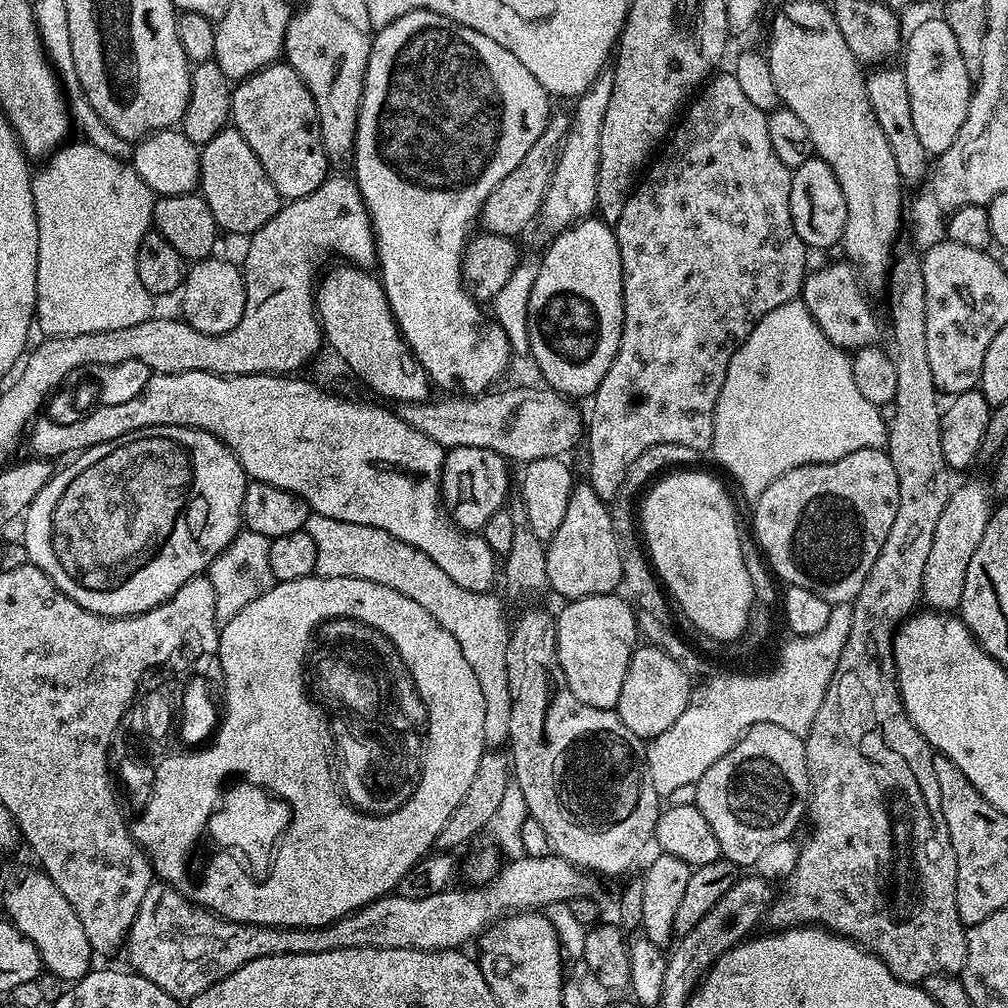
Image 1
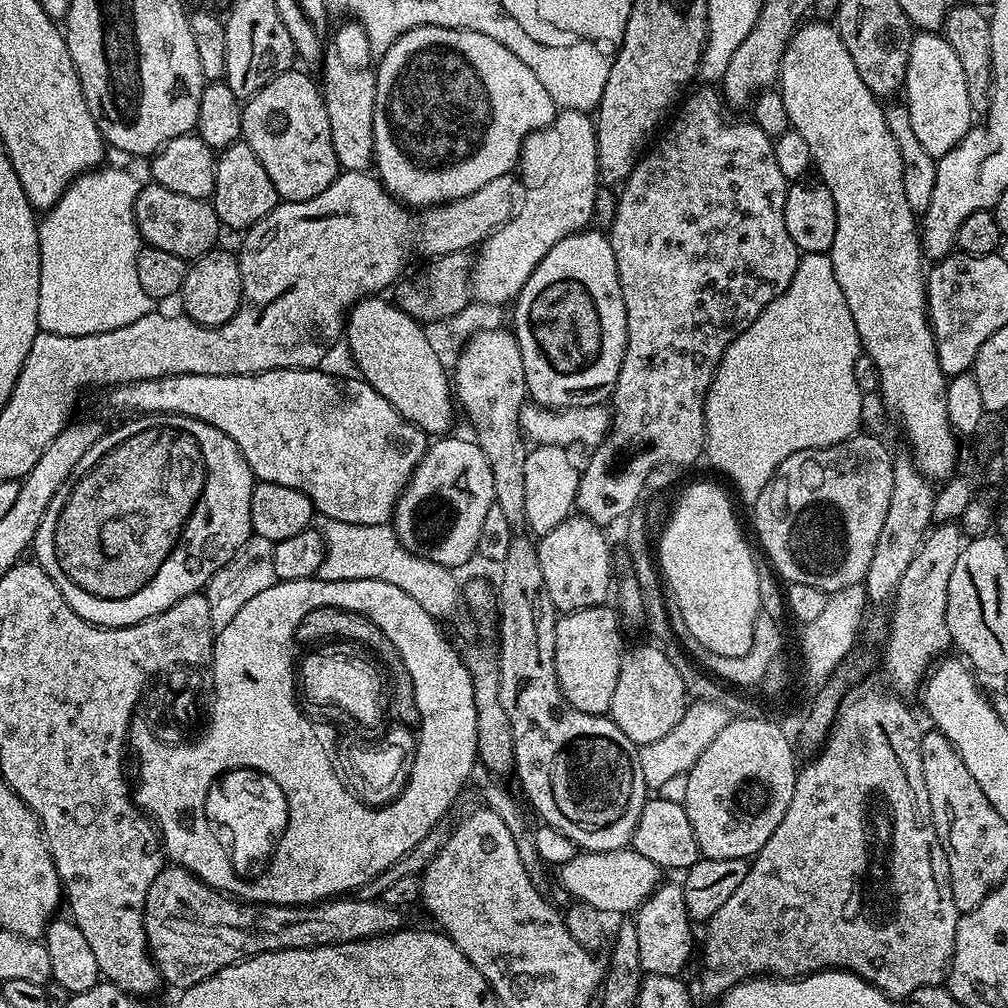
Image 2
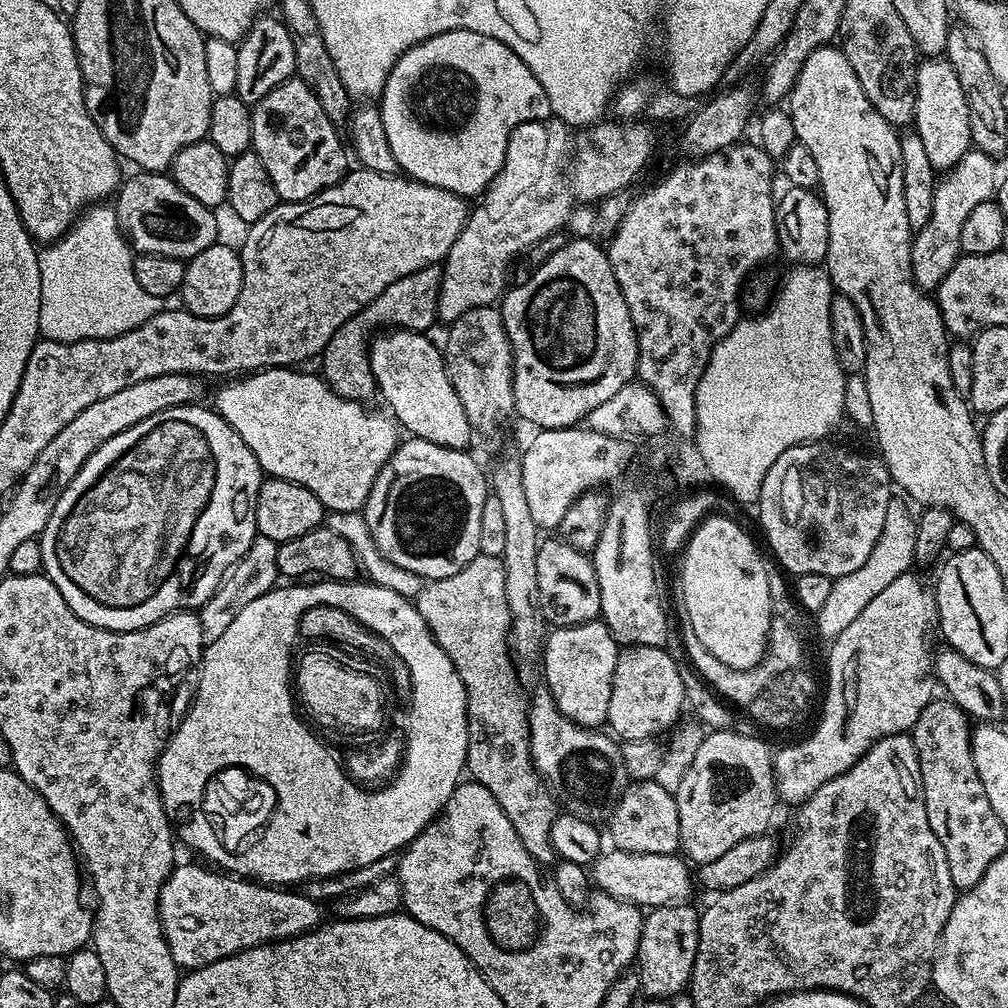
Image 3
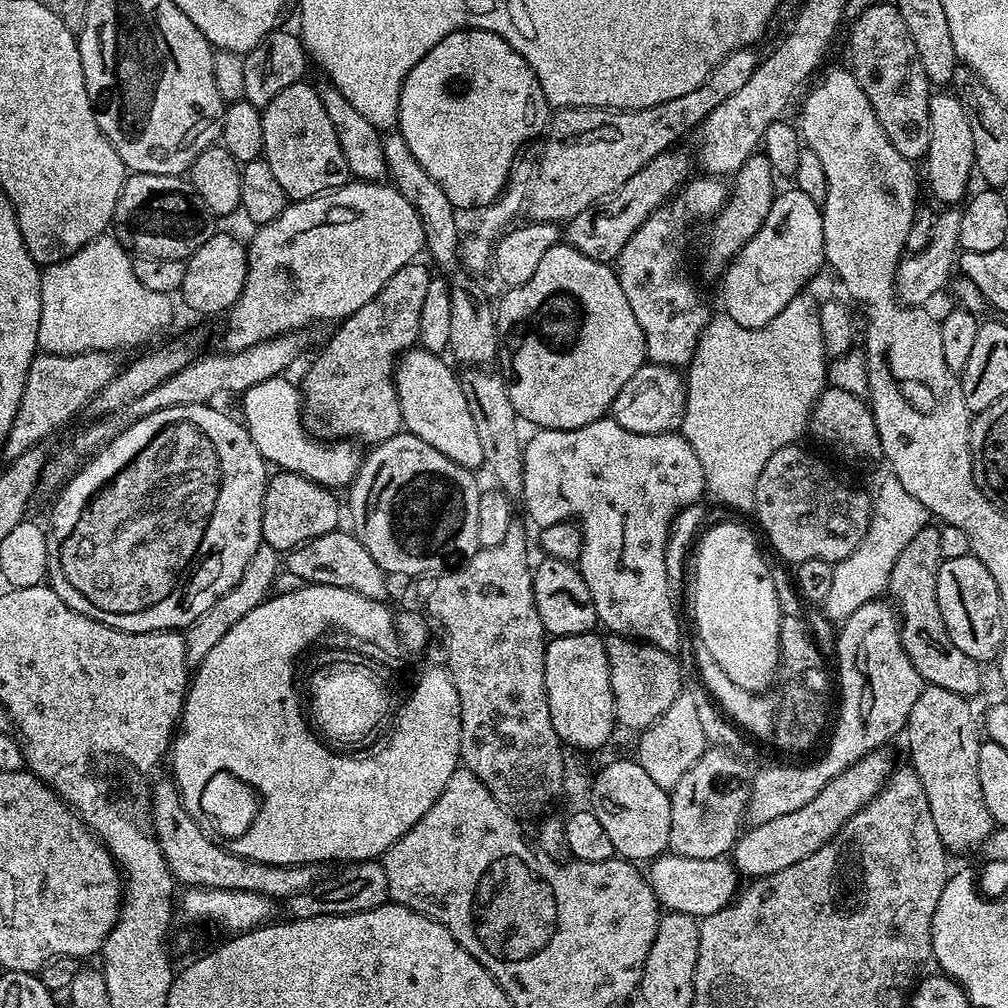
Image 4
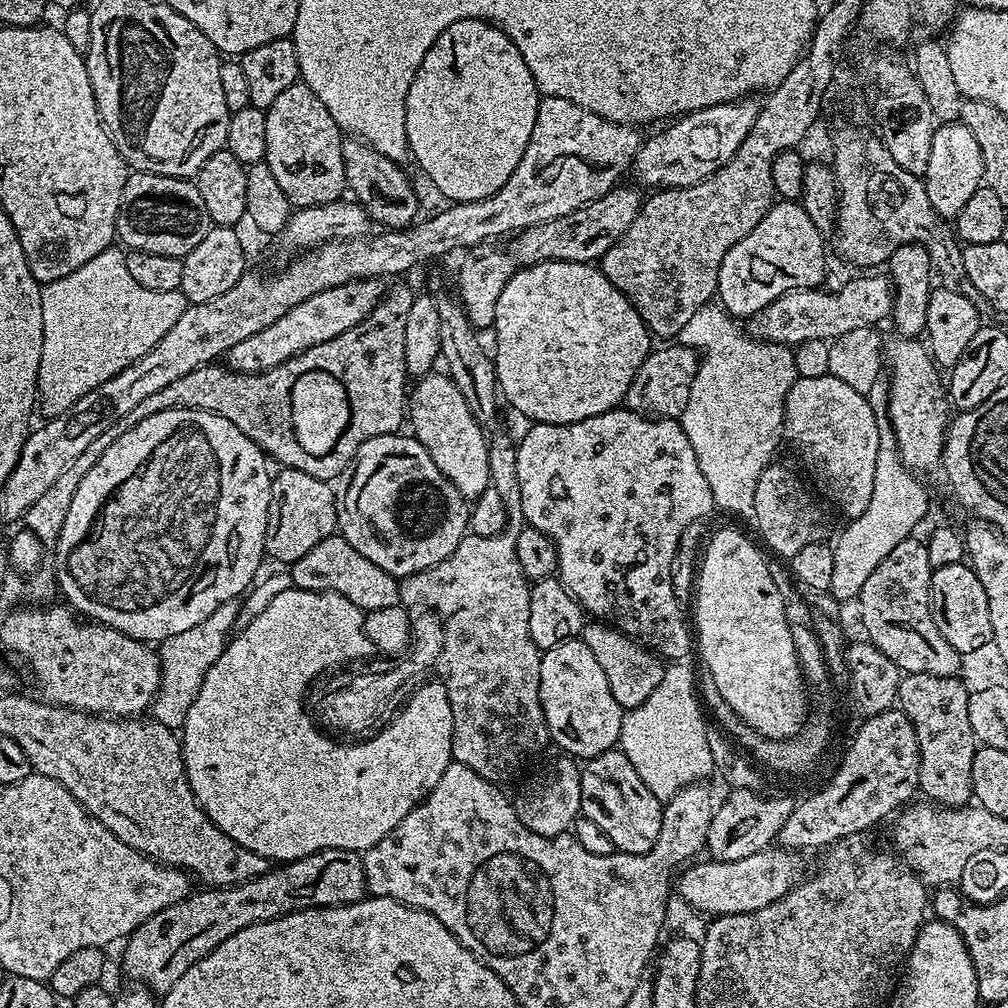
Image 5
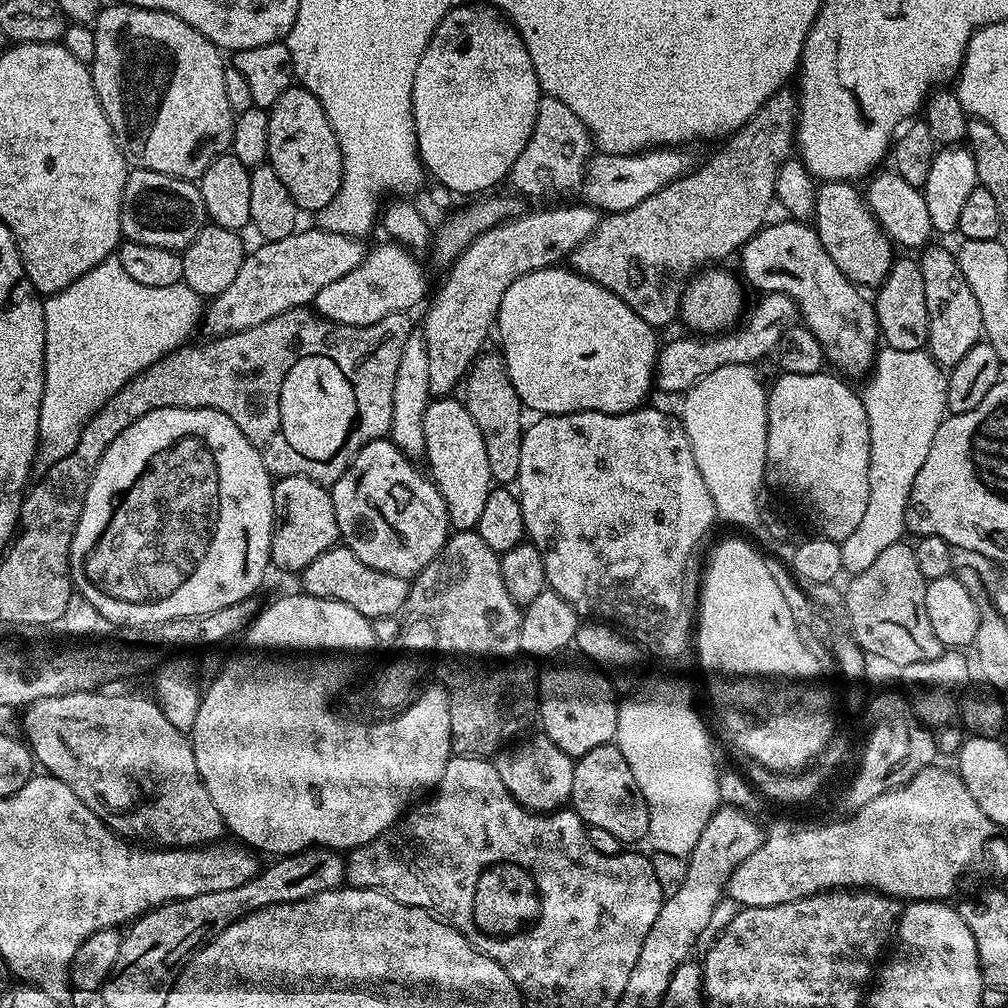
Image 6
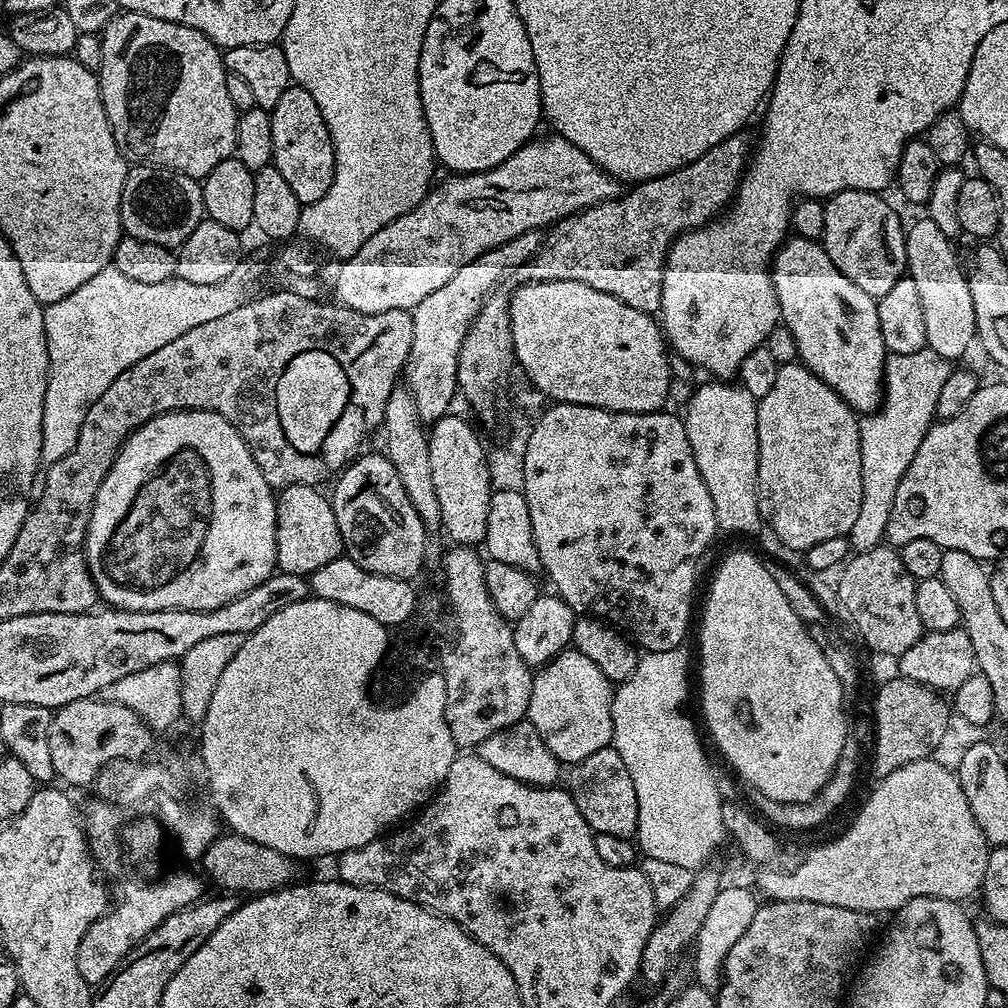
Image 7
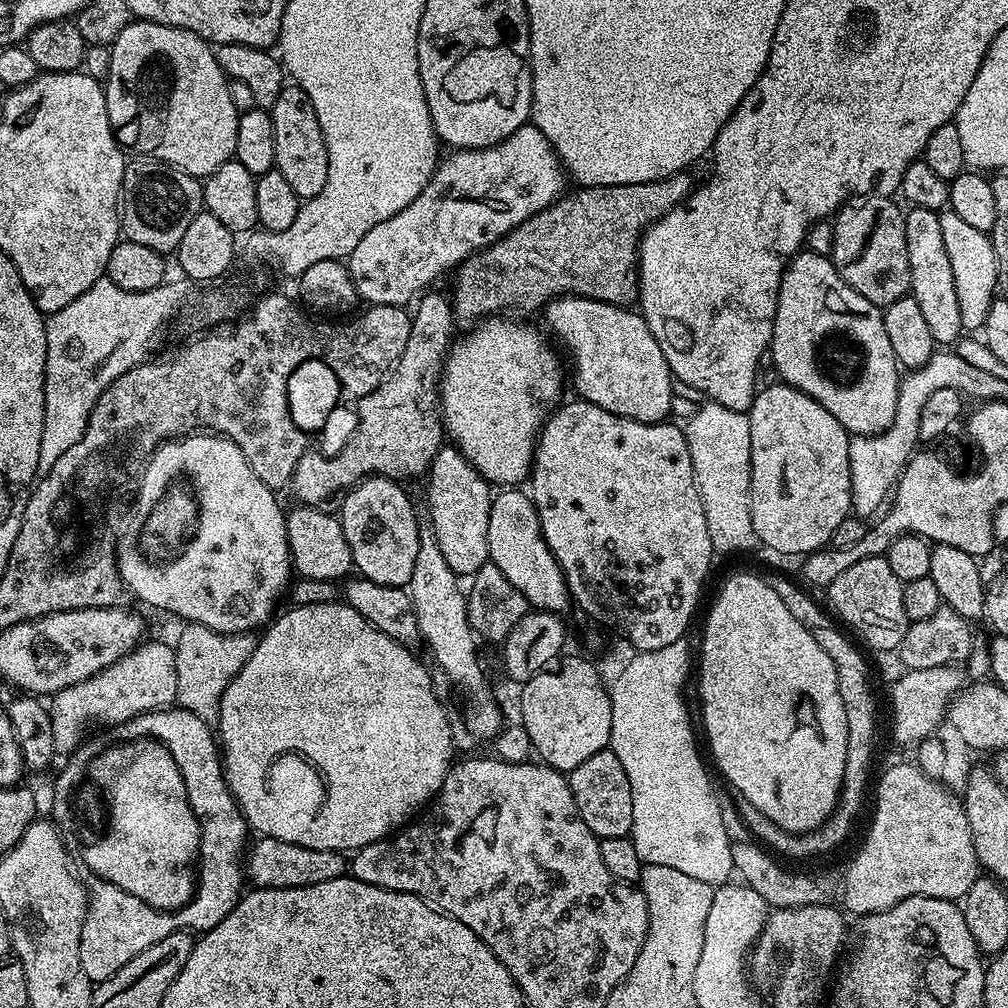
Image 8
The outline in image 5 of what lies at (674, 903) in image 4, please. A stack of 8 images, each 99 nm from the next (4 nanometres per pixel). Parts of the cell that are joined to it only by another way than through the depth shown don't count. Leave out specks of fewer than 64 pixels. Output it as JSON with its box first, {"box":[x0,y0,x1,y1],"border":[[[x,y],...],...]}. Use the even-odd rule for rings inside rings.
{"box":[679,846,802,918],"border":[[[776,846],[771,850],[750,854],[750,858],[738,858],[738,862],[708,858],[705,859],[705,864],[689,863],[679,873],[680,896],[690,907],[697,908],[700,912],[709,912],[709,917],[712,918],[757,912],[770,906],[770,902],[785,896],[800,883],[802,873],[800,860],[796,856],[799,855],[795,851]]]}

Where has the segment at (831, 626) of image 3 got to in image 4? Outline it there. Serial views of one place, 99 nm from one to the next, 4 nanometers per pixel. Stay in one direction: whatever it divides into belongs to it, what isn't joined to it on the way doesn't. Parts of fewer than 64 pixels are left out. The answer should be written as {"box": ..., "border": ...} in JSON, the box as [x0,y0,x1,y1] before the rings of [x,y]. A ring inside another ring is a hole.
{"box":[822,478,930,622],"border":[[[887,478],[874,492],[872,521],[868,523],[862,542],[845,560],[834,565],[834,579],[826,594],[822,611],[835,622],[843,622],[858,610],[858,606],[866,606],[866,602],[877,599],[887,589],[890,570],[894,570],[894,562],[898,562],[898,554],[906,550],[906,546],[918,534],[918,530],[929,527],[930,517],[926,506],[918,502],[902,487],[902,482]]]}

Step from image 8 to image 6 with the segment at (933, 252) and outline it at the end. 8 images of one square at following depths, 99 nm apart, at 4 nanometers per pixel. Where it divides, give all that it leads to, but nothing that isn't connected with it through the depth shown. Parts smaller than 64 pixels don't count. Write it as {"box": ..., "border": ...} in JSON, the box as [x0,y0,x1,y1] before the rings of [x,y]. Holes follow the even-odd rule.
{"box":[919,246,984,366],"border":[[[928,246],[919,253],[922,282],[926,285],[926,314],[930,318],[927,351],[941,366],[962,362],[966,350],[981,343],[984,335],[982,310],[978,310],[978,298],[970,291],[966,278],[958,266],[955,255],[944,248]]]}

